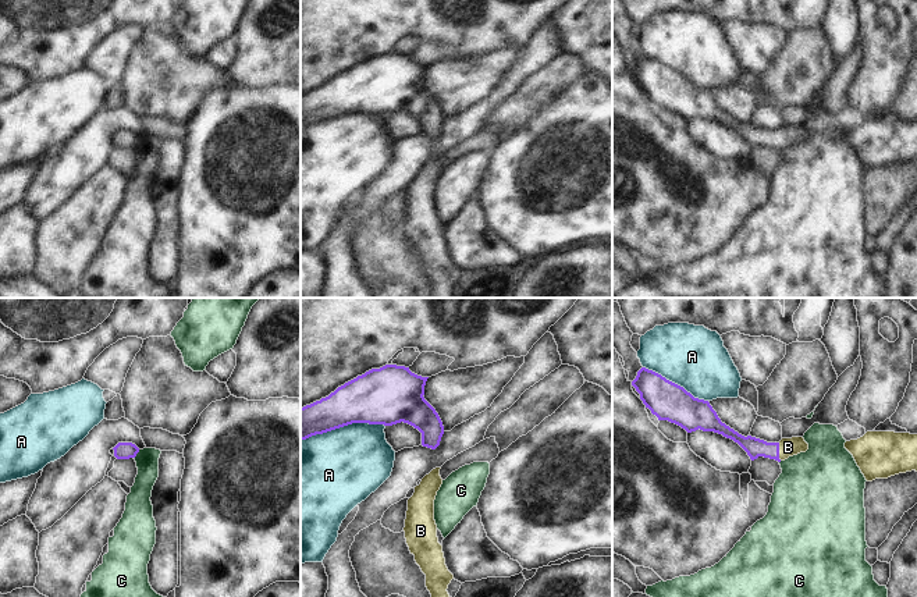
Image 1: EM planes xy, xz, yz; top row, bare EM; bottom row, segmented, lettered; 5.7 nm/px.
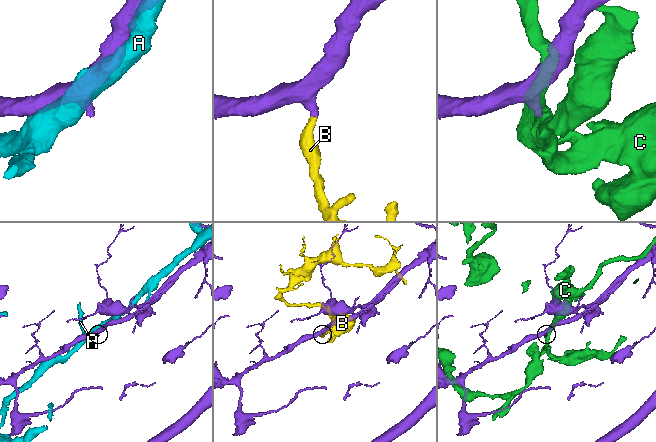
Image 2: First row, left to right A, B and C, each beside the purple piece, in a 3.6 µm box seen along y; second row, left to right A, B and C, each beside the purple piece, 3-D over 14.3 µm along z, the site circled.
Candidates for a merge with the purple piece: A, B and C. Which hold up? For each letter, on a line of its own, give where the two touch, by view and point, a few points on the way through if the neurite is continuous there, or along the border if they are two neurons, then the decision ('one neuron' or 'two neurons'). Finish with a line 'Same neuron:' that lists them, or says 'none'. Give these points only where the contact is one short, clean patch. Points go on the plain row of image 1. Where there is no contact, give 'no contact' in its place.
A: xz (343, 114) | two neurons
B: yz (778, 139) | across yz (754, 135), (778, 139), (788, 135) | one neuron
C: xy (137, 141) | along xy (139, 138), (134, 146) | two neurons
Same neuron: B

